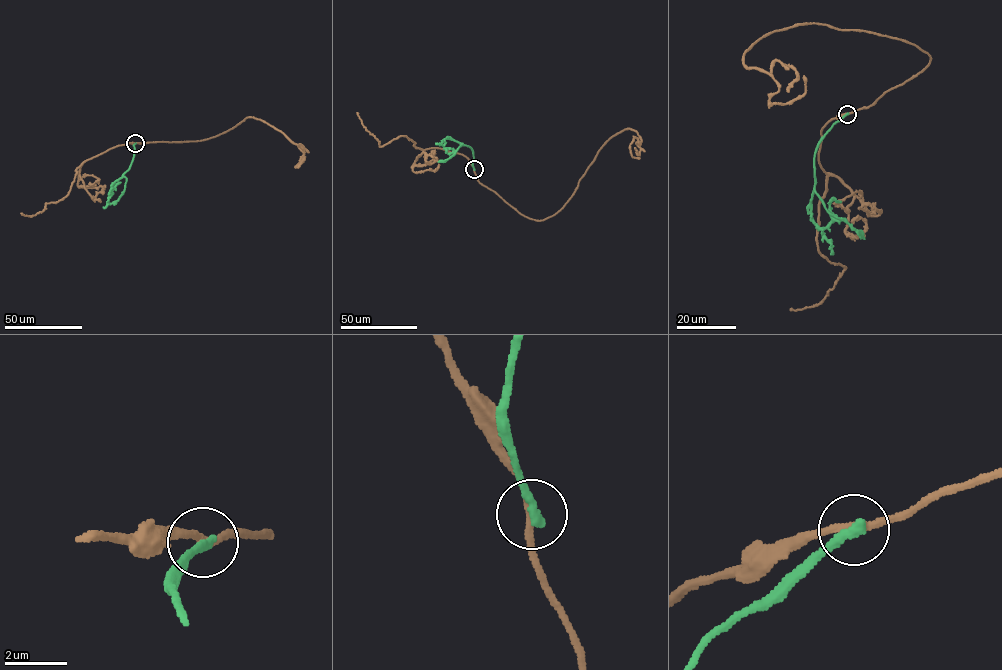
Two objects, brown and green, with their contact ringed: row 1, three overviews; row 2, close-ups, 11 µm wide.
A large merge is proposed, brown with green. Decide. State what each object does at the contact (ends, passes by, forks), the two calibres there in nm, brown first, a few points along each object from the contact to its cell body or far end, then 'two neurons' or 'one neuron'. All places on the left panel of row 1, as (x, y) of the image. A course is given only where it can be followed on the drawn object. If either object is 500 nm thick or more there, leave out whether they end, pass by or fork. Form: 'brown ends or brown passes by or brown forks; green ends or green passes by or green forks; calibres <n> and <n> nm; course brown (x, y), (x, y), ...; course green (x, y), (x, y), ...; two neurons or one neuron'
brown passes by; green ends; calibres 200 and 320 nm; course brown (135, 143), (208, 139), (252, 117), (280, 130), (303, 150), (303, 161), (295, 167), (305, 156); course green (135, 143), (129, 168), (113, 183), (110, 195), (118, 183), (112, 182); two neurons

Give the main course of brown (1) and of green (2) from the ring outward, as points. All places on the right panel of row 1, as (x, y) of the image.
1: (847, 113), (930, 56), (811, 23), (743, 54), (776, 81), (770, 102), (801, 97), (803, 75)
2: (847, 113), (818, 144), (814, 160), (811, 219), (820, 228), (825, 227), (832, 219), (829, 203), (838, 200)

